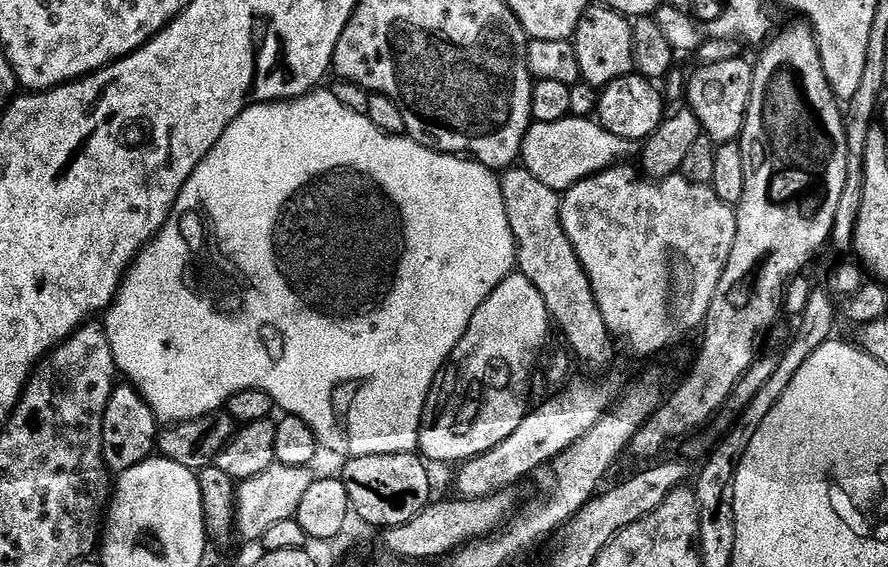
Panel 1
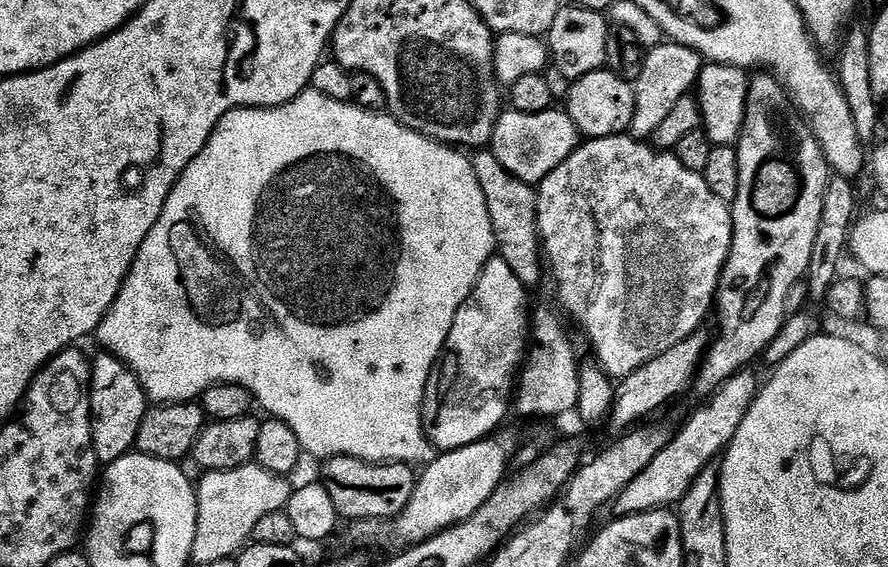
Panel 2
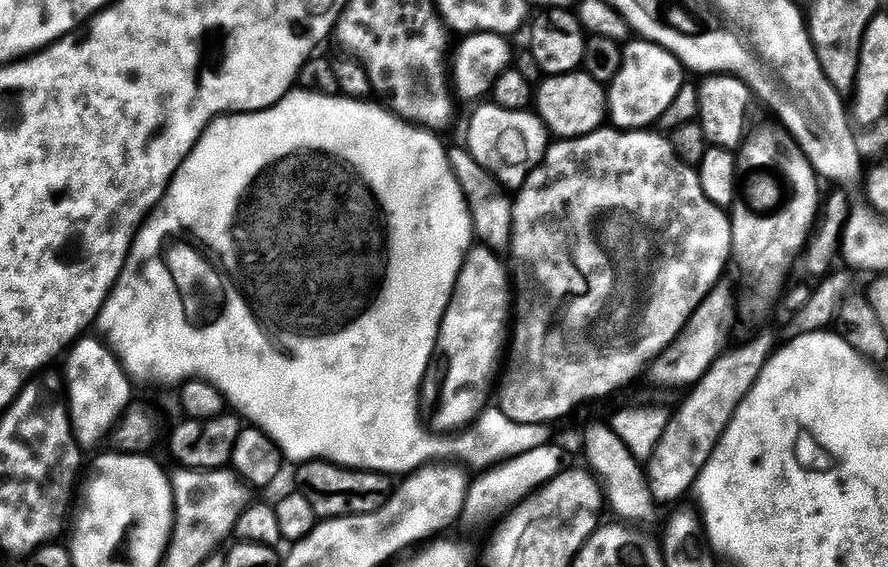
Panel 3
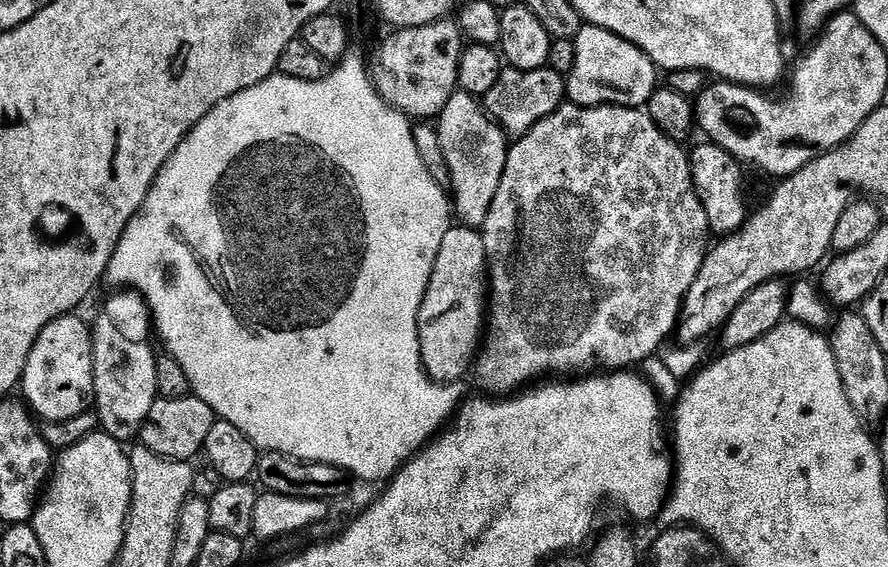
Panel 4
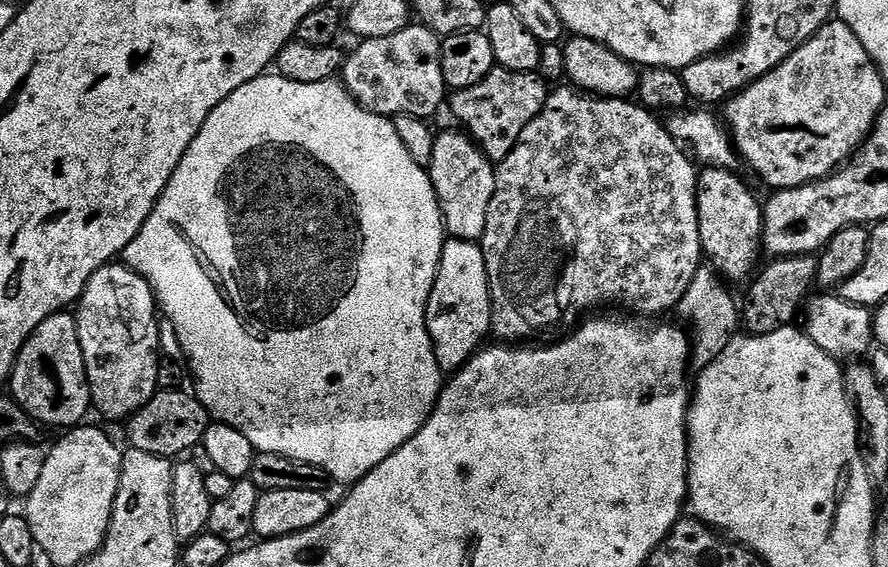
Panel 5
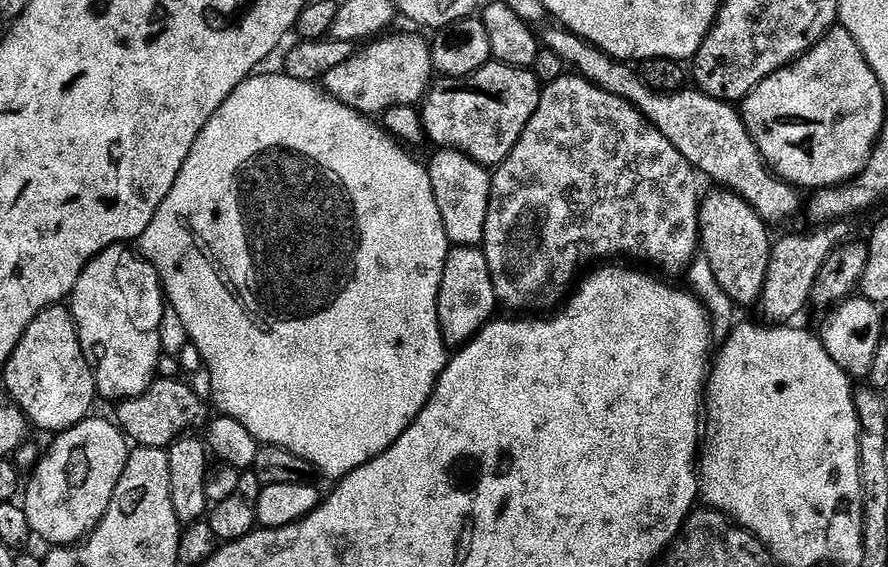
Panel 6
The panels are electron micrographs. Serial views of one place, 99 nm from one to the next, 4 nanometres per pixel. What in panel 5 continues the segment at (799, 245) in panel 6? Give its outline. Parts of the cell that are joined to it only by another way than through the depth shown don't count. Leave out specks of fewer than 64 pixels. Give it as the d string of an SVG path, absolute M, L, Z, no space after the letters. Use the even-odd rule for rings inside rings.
M811 255L782 256L770 263L773 264L766 265L760 277L757 275L751 281L753 284L748 292L748 301L742 304L742 320L745 325L748 323L747 331L752 334L789 327L795 316L797 319L802 301L809 295L808 283L811 285L815 281L818 271L817 261Z

